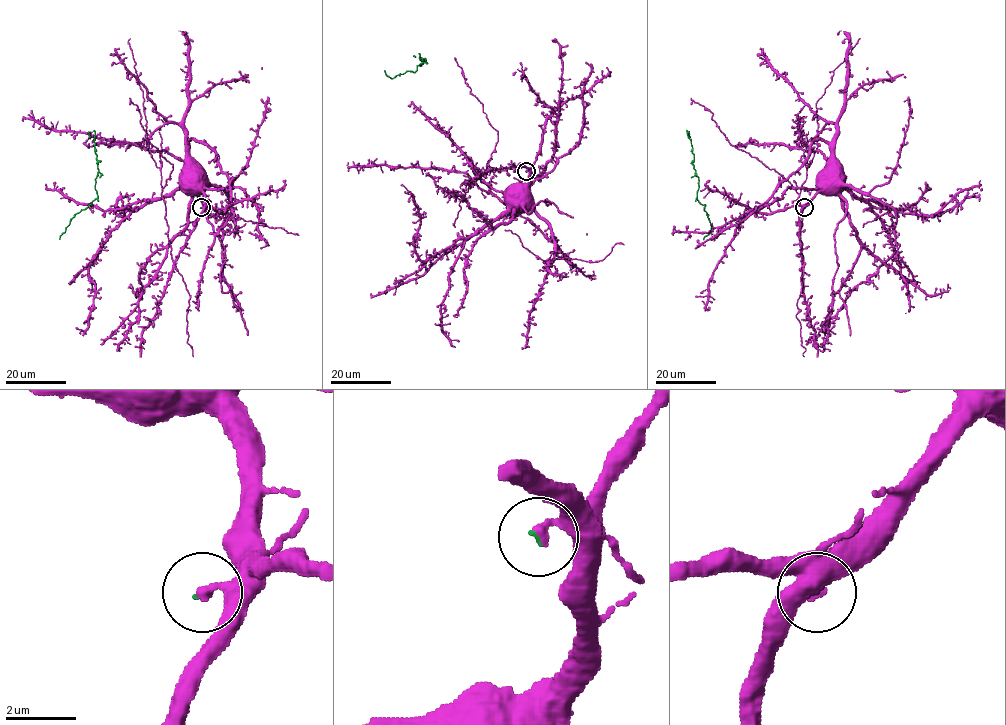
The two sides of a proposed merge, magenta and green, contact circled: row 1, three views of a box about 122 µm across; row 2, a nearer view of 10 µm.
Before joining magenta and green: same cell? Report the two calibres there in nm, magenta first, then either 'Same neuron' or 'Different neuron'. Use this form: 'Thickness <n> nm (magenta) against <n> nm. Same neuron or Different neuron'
Thickness 320 nm (magenta) against 50 nm. Same neuron

